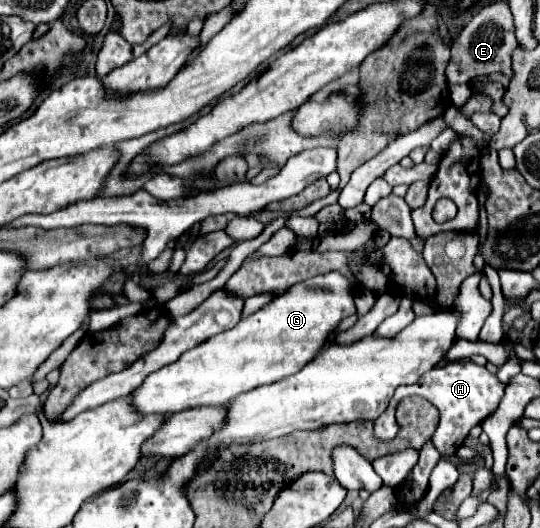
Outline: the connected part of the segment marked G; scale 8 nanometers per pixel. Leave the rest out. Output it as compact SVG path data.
M339 272L321 274L293 284L285 294L275 296L269 304L265 304L253 316L241 320L235 328L211 336L211 340L205 340L203 344L191 348L191 352L183 352L179 360L163 366L159 372L151 372L151 376L143 380L141 388L135 388L135 392L131 394L131 404L139 414L175 414L199 406L225 406L237 394L263 384L273 384L299 372L299 368L303 368L325 346L339 320L355 312L357 306L351 294L351 280Z

